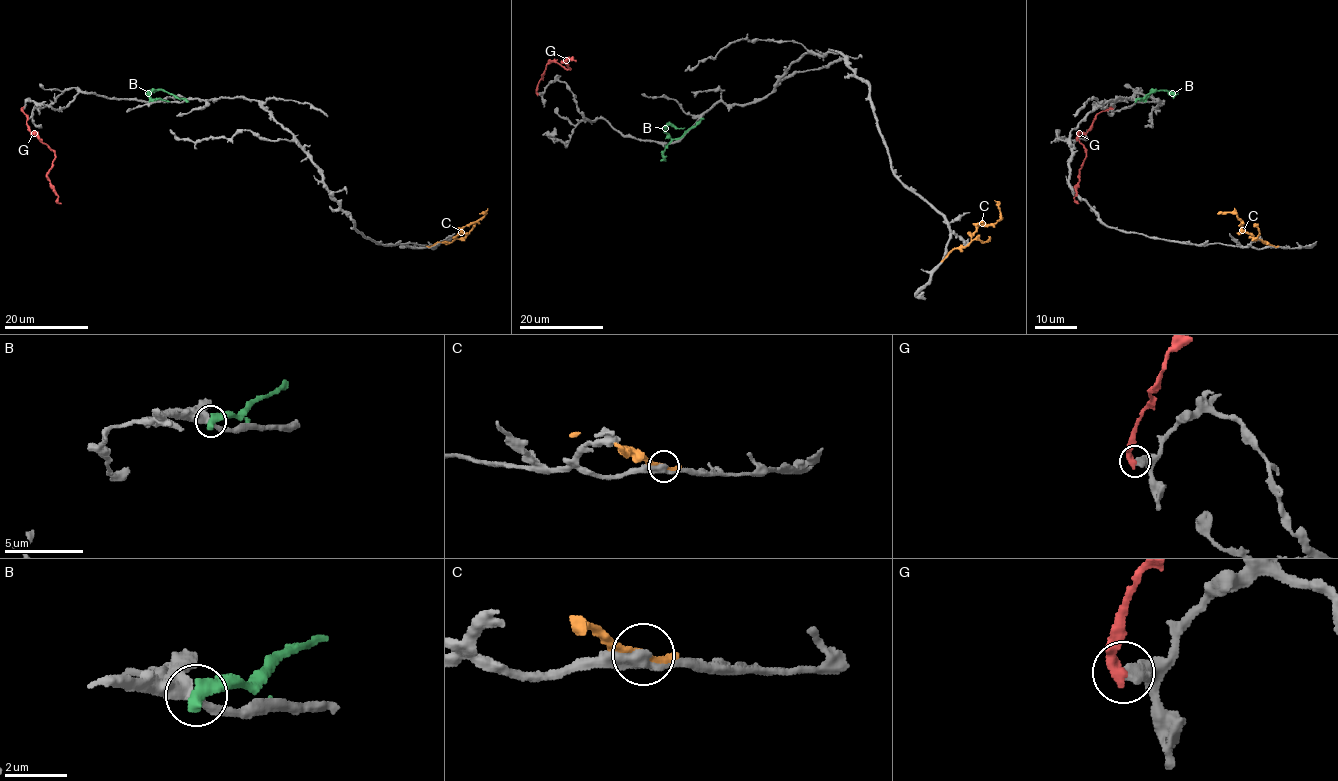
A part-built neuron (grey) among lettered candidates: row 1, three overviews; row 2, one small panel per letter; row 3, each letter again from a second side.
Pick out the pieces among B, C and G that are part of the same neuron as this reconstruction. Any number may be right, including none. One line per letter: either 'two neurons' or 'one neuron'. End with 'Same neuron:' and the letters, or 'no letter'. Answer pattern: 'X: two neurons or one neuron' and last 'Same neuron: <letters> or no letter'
B: two neurons
C: two neurons
G: two neurons
Same neuron: no letter

